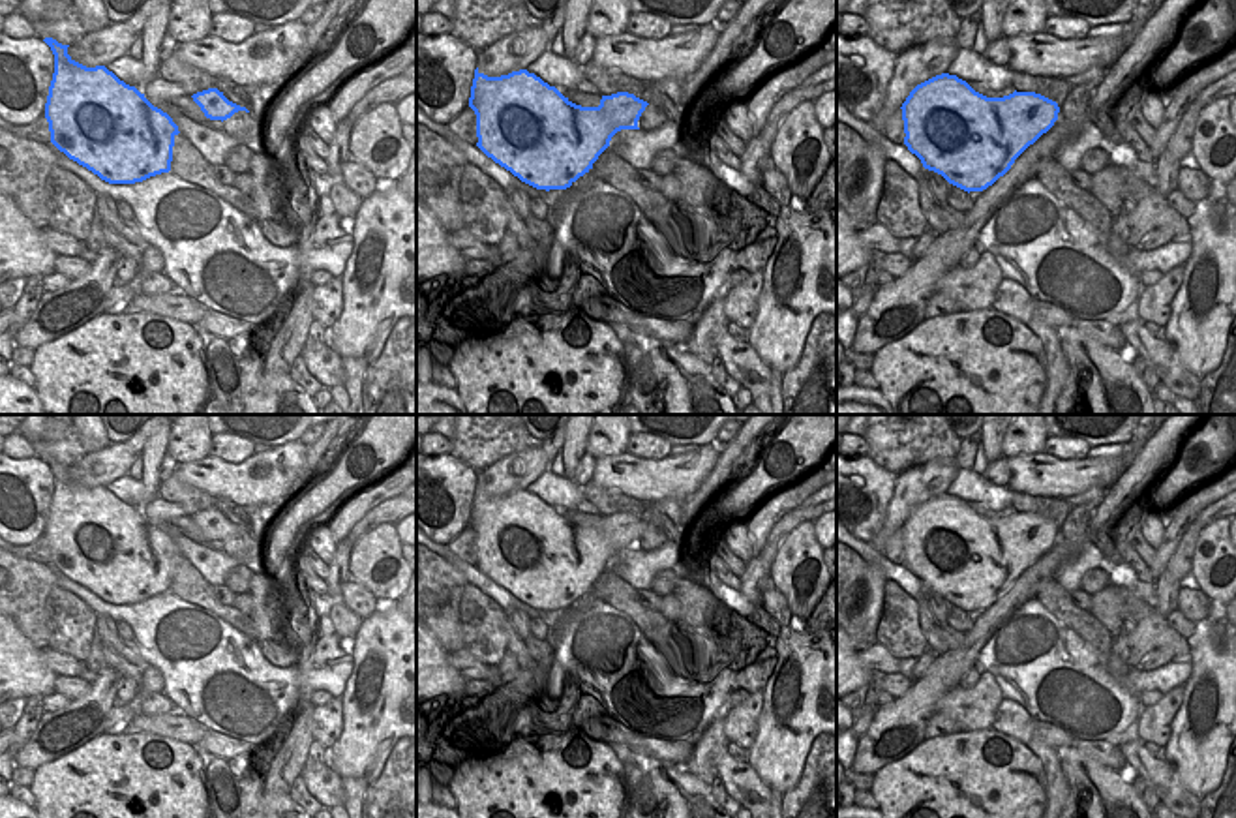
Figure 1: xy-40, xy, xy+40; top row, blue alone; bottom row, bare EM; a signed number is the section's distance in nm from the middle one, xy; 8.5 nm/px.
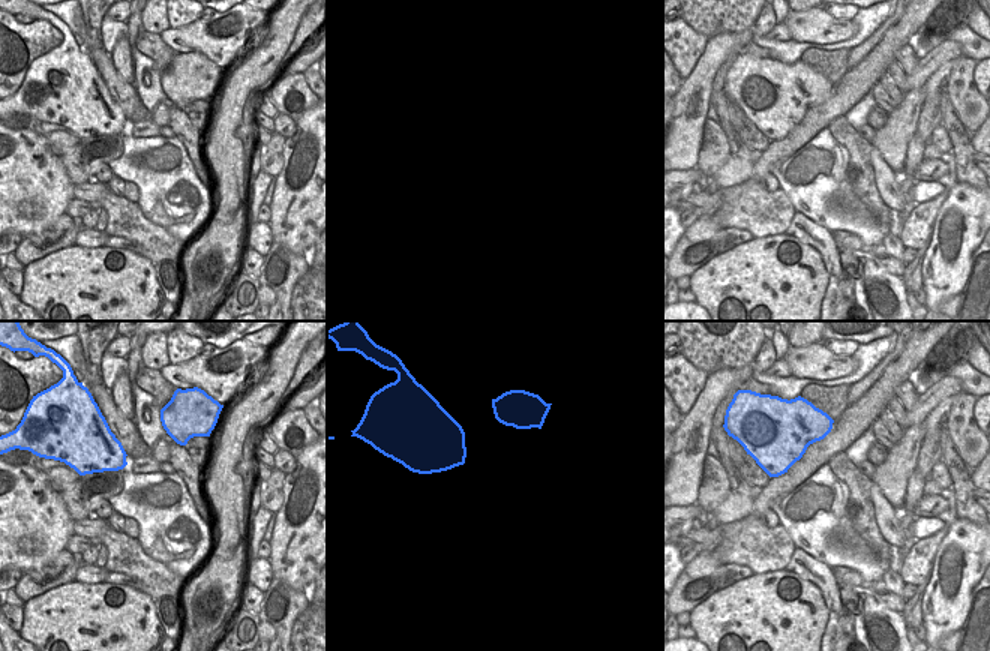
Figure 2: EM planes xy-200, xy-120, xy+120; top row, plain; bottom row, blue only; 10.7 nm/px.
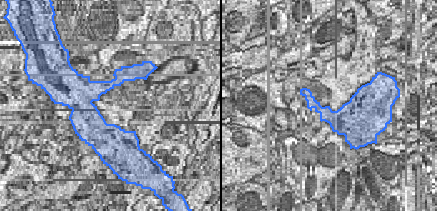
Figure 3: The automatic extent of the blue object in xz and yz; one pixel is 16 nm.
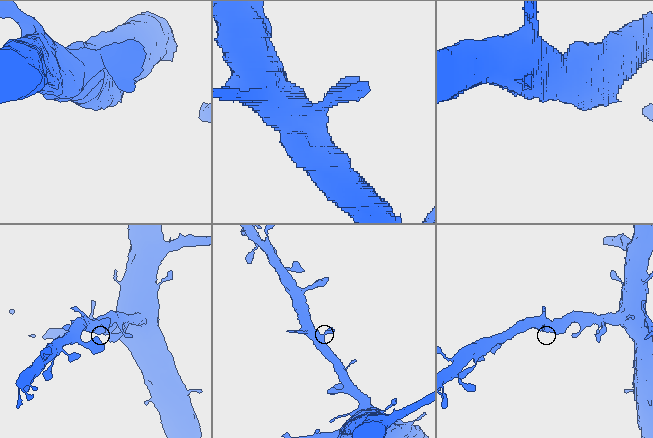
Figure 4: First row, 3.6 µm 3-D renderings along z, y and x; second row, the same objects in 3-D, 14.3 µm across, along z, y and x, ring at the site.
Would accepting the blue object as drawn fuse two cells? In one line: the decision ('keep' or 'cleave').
keep

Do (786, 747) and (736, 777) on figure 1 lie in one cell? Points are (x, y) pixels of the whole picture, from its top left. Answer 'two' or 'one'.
two

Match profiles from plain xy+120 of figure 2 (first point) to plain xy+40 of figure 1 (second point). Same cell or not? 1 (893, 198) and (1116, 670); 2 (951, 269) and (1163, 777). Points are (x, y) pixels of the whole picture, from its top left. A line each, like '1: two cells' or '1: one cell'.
1: one cell
2: two cells

